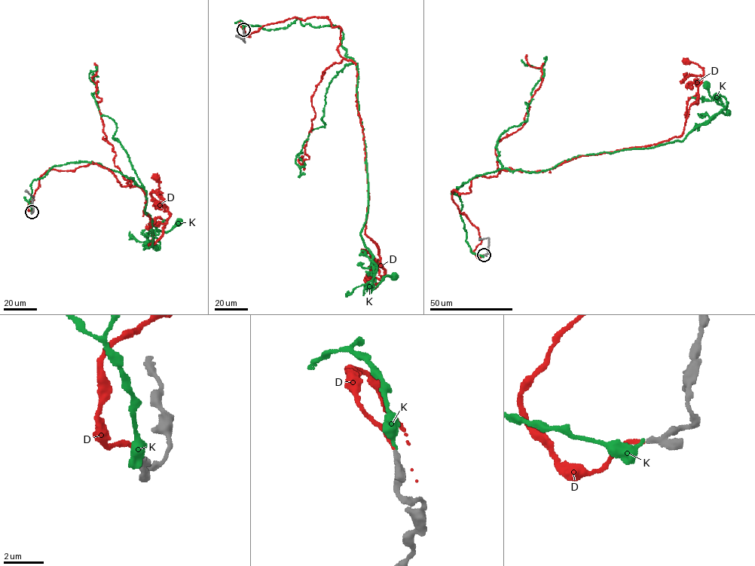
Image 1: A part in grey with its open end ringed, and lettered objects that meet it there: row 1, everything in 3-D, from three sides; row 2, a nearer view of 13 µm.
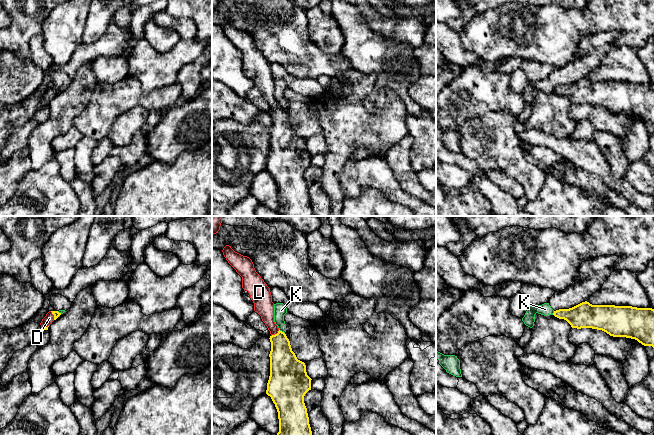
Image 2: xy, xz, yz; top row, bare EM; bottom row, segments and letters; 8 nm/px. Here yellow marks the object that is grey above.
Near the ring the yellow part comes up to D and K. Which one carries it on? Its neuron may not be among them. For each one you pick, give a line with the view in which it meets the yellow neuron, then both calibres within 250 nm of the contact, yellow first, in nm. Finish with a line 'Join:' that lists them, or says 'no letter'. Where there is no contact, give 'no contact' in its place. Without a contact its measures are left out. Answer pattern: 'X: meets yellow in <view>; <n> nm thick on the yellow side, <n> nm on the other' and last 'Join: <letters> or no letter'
D: meets yellow in xz; 220 nm thick on the yellow side, 150 nm on the other
Join: D

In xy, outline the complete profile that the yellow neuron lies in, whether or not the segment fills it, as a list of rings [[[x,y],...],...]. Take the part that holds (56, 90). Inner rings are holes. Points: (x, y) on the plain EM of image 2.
[[[49,87],[40,99],[41,105],[48,106],[50,100],[54,96],[56,96],[60,91],[61,89],[59,89],[58,87]]]

